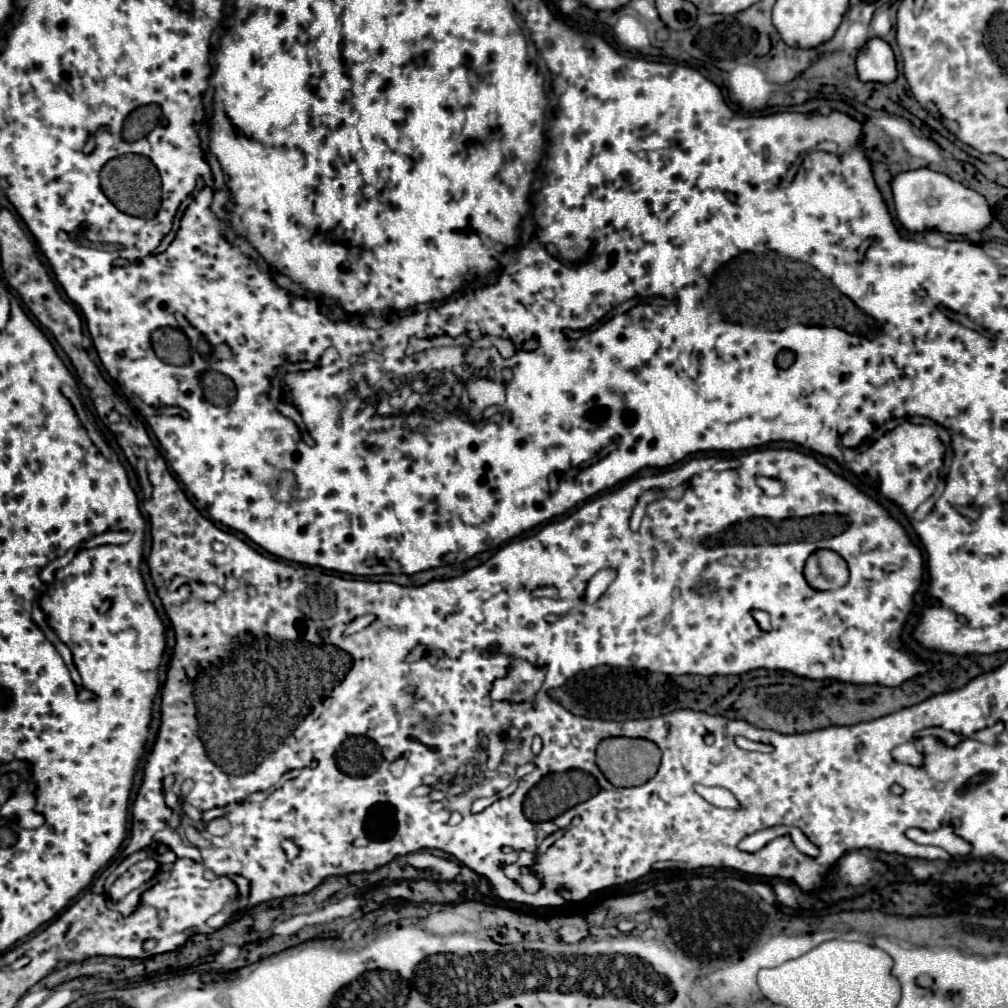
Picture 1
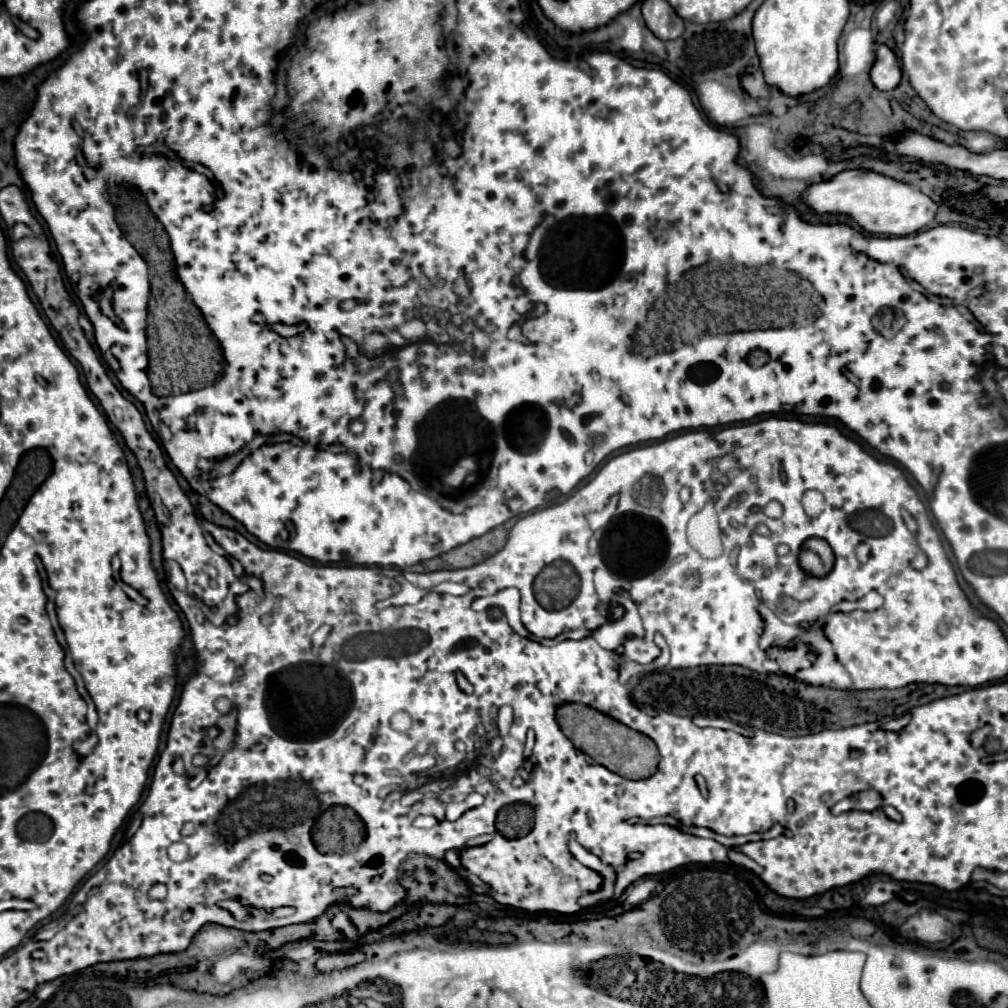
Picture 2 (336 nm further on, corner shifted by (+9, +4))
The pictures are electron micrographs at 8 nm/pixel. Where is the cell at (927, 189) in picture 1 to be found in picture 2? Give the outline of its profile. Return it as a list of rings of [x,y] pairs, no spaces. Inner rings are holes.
[[[847,170],[831,180],[811,184],[801,200],[815,214],[837,214],[855,220],[869,234],[885,234],[885,236],[907,236],[925,228],[937,212],[937,204],[919,192],[917,188],[893,180],[889,176],[871,172],[871,170]]]

